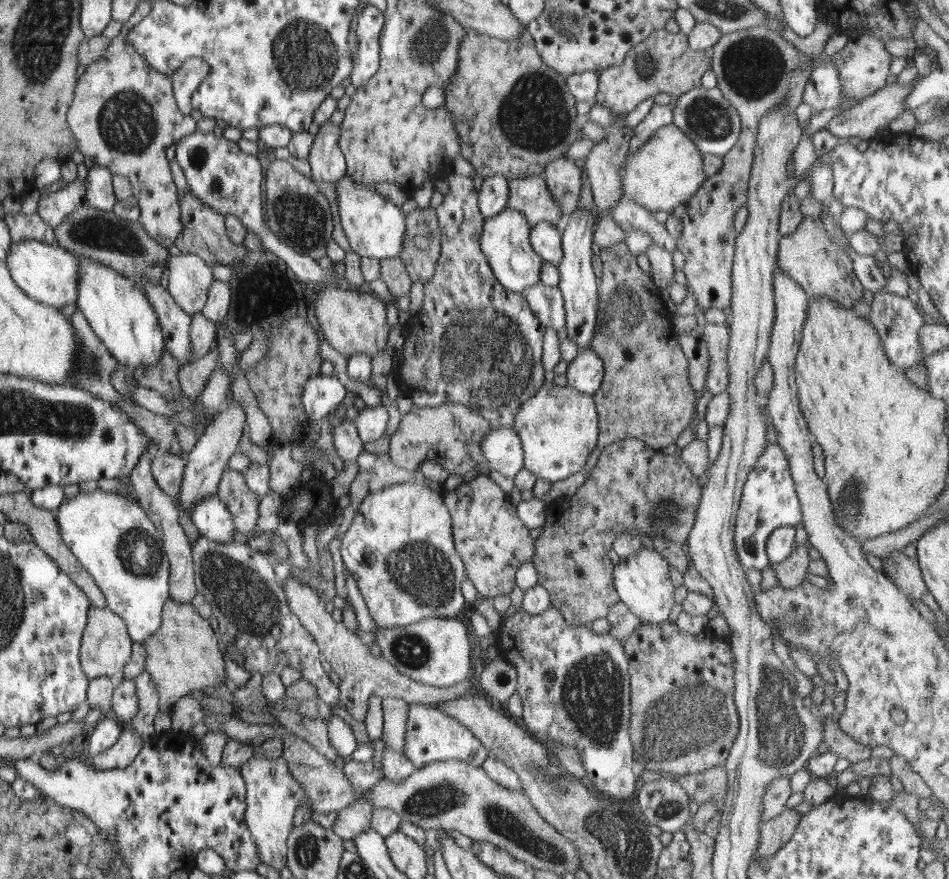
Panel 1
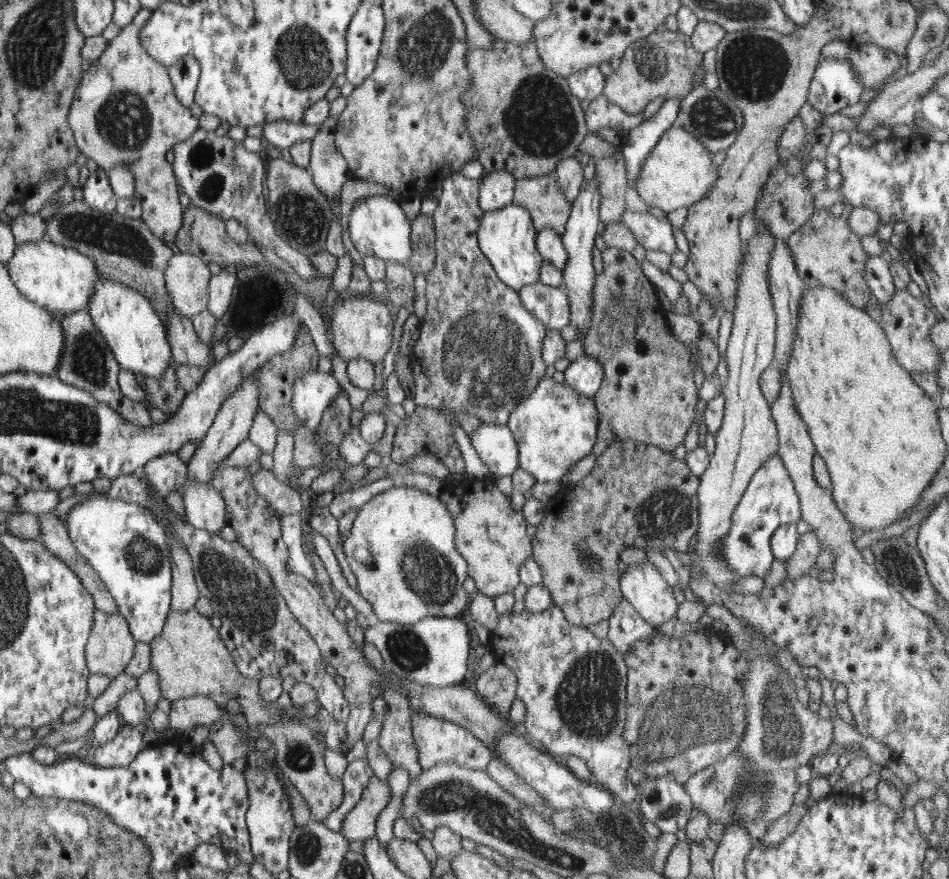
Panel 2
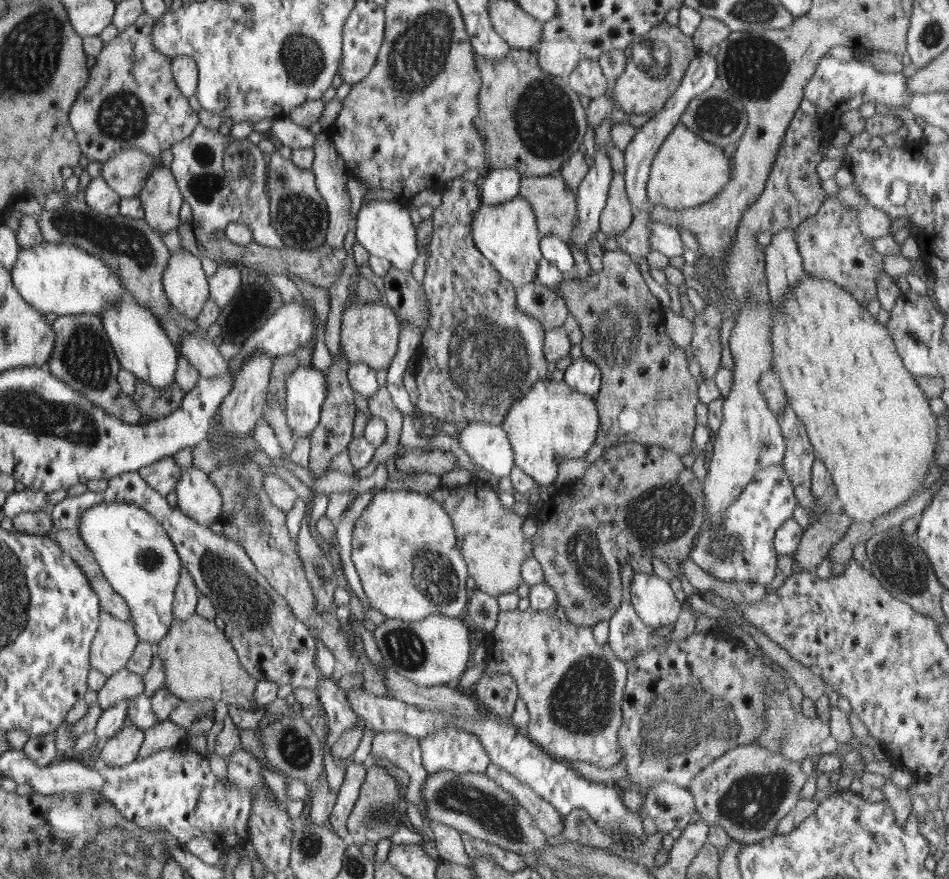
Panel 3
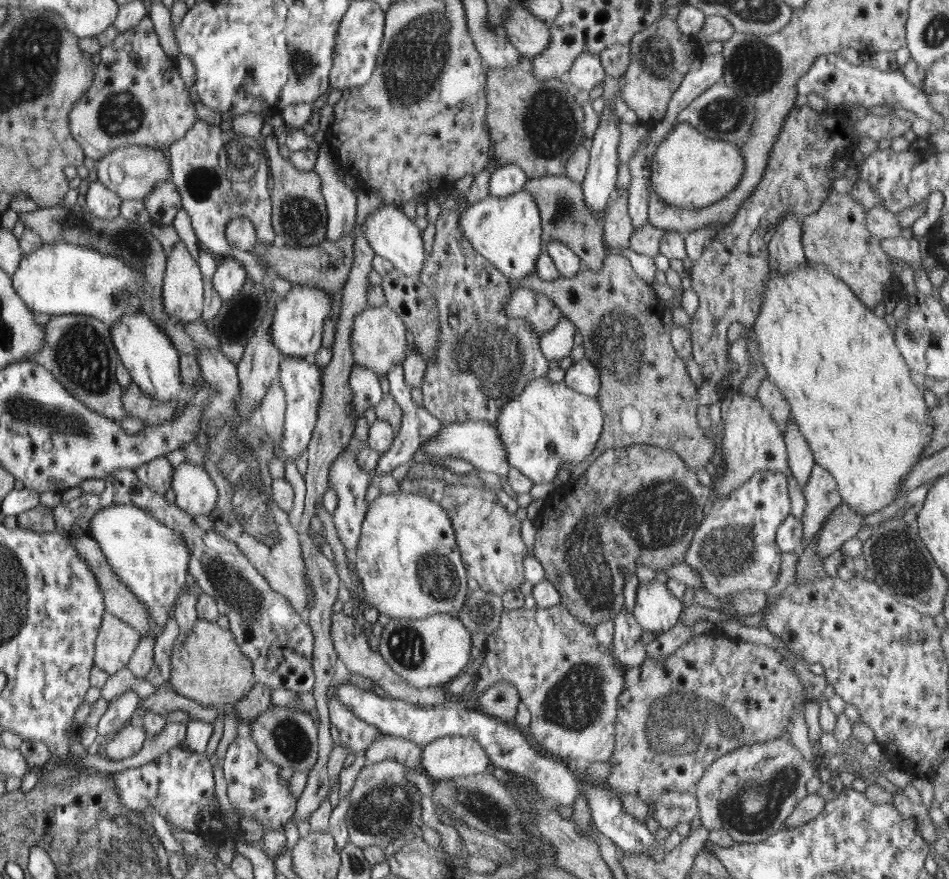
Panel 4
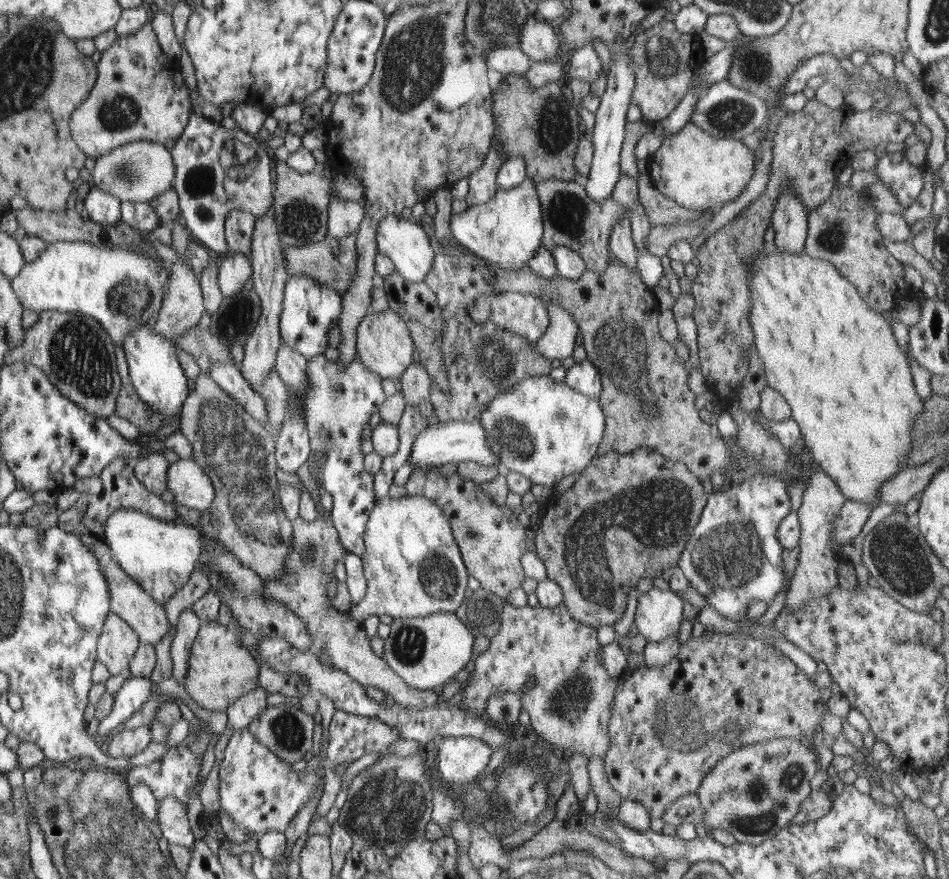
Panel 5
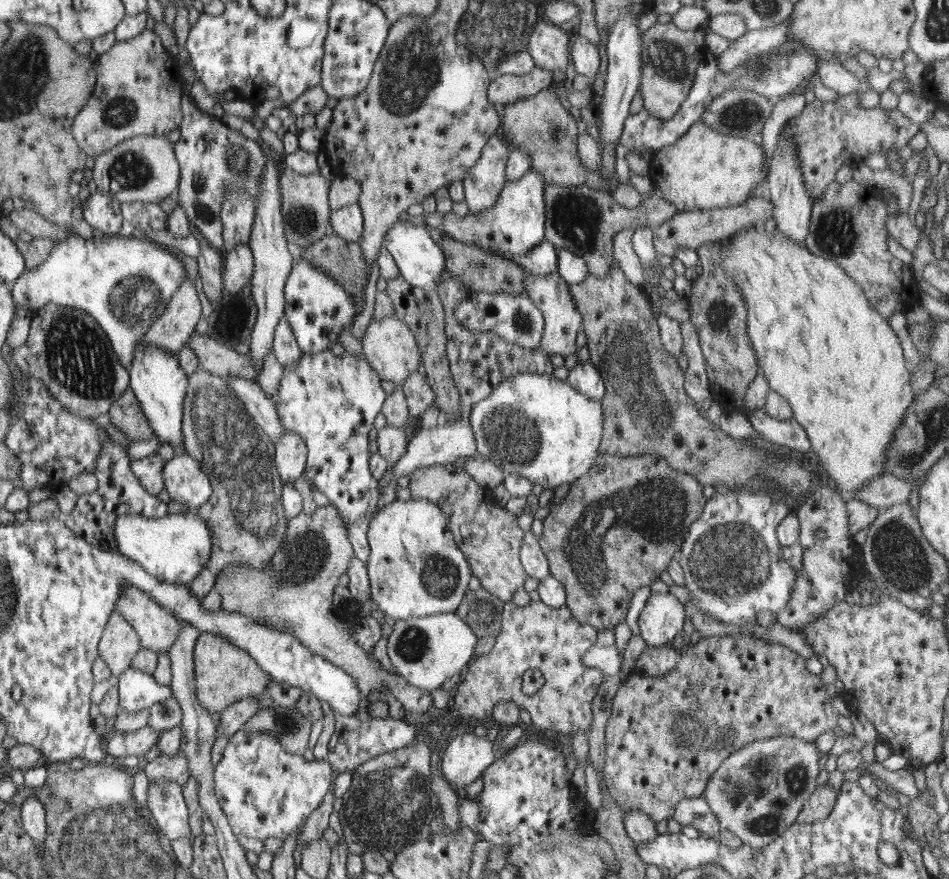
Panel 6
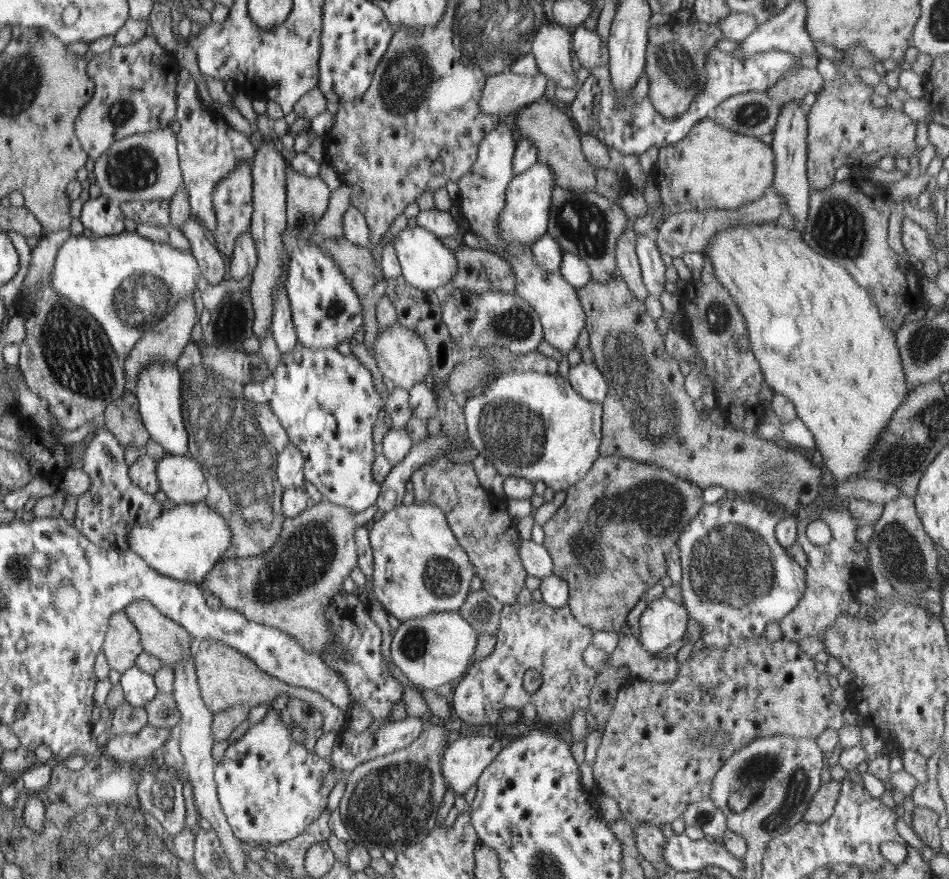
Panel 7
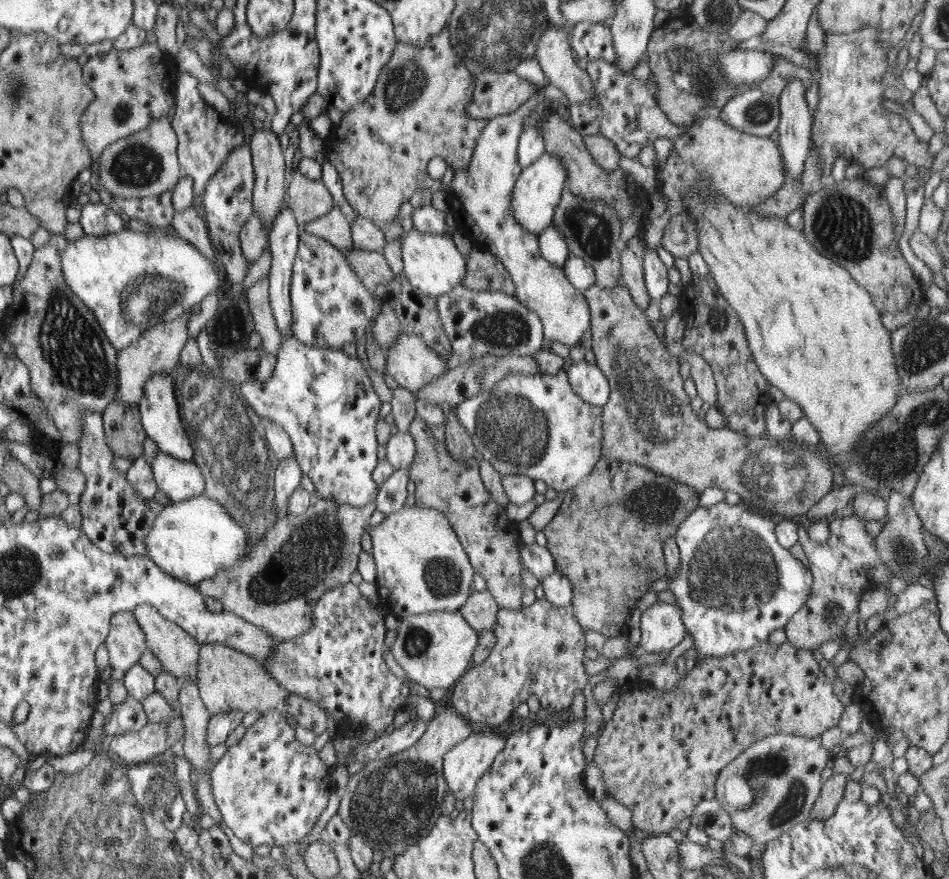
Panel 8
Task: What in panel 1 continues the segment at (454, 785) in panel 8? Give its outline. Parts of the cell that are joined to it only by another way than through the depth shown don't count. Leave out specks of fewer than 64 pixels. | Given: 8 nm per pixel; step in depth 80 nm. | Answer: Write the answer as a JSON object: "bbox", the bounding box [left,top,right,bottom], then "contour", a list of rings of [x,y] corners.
{"bbox":[404,703,488,769],"contour":[[[409,703],[406,730],[404,753],[416,769],[422,768],[424,765],[431,764],[432,762],[452,760],[463,761],[464,763],[480,767],[488,759],[488,750],[480,742],[480,739],[476,738],[476,735],[472,734],[472,731],[467,726],[464,726],[463,723],[448,716],[445,712],[440,712],[439,708],[434,707],[434,704]]]}

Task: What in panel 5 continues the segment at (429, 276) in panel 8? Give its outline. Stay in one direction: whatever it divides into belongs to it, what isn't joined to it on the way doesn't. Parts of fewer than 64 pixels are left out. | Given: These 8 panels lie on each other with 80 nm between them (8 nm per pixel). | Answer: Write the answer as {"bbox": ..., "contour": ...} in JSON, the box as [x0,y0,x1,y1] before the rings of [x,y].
{"bbox":[377,214,434,282],"contour":[[[389,214],[383,218],[377,232],[377,245],[379,252],[388,256],[396,266],[398,272],[404,279],[412,282],[422,282],[432,270],[434,258],[434,248],[422,230],[422,225],[412,224],[412,221],[400,220],[400,216]]]}

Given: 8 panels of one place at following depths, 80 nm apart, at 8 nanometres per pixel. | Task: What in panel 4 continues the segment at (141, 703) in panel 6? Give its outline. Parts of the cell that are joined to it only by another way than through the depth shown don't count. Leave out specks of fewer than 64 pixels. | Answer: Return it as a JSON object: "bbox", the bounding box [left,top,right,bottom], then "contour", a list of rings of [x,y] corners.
{"bbox":[97,689,141,737],"contour":[[[133,689],[111,700],[107,711],[97,724],[98,734],[105,737],[106,734],[112,734],[112,732],[118,732],[121,728],[124,728],[126,724],[129,724],[140,701],[141,698]]]}

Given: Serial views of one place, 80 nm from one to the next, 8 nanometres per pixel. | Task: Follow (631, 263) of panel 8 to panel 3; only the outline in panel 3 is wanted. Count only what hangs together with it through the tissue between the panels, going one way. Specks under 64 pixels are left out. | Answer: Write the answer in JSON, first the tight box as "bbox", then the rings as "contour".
{"bbox":[599,171,634,237],"contour":[[[613,171],[607,201],[599,218],[601,237],[622,234],[631,225],[634,212],[625,189],[625,175]]]}

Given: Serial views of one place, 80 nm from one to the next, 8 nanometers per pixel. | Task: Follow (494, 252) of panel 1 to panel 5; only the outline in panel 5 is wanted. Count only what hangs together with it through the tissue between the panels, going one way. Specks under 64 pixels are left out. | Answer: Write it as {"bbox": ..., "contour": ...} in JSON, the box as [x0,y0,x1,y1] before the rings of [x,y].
{"bbox":[450,177,543,270],"contour":[[[526,177],[510,190],[499,190],[486,204],[451,216],[450,230],[459,244],[502,270],[524,270],[543,243],[543,218],[536,182]]]}

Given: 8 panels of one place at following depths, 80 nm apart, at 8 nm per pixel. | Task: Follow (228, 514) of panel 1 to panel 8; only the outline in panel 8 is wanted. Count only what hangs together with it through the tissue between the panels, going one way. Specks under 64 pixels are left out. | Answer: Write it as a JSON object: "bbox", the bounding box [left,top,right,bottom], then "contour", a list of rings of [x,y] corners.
{"bbox":[150,451,206,503],"contour":[[[158,451],[150,459],[155,482],[171,503],[188,501],[206,494],[206,480],[194,461],[174,458]]]}

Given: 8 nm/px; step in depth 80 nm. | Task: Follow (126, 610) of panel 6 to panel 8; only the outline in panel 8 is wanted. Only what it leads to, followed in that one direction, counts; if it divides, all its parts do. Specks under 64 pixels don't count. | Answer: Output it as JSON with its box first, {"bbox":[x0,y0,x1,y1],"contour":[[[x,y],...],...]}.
{"bbox":[132,604,202,683],"contour":[[[150,604],[136,606],[136,609],[132,610],[132,614],[138,620],[139,626],[143,628],[147,639],[147,648],[156,655],[156,658],[160,659],[164,670],[179,679],[187,676],[191,680],[196,680],[197,683],[199,652],[202,644],[179,624],[171,622],[170,619],[164,619],[164,616],[160,615],[158,610]]]}

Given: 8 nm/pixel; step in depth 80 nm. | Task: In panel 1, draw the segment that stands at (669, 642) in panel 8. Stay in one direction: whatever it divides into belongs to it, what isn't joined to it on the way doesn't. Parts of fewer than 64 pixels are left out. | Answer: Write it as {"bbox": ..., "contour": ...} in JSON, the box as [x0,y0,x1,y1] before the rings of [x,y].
{"bbox":[613,546,675,624],"contour":[[[641,546],[636,555],[621,559],[614,567],[613,577],[620,601],[632,614],[640,618],[643,624],[660,624],[668,621],[672,607],[675,606],[675,587],[670,579],[668,562],[655,548],[647,550]]]}

